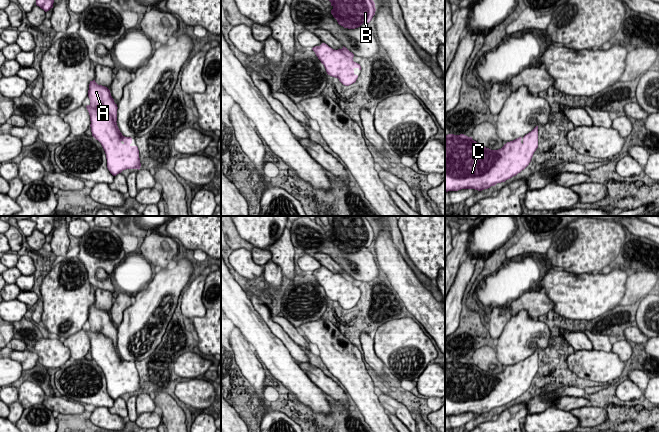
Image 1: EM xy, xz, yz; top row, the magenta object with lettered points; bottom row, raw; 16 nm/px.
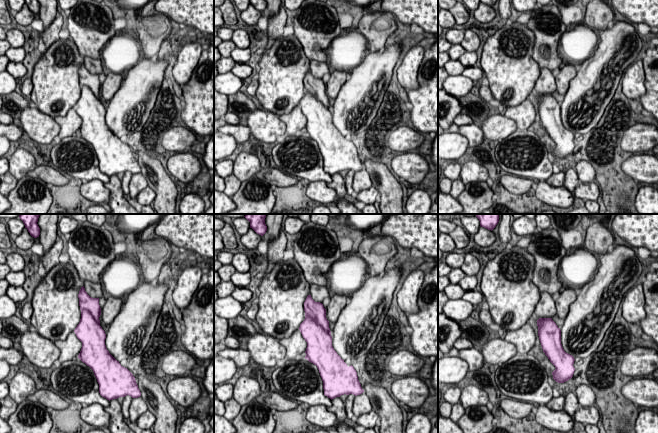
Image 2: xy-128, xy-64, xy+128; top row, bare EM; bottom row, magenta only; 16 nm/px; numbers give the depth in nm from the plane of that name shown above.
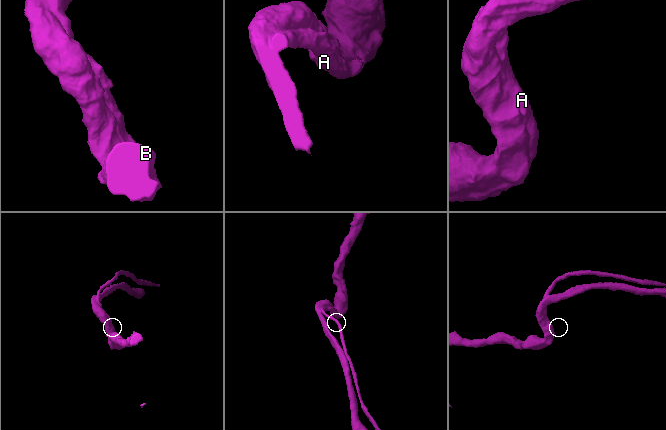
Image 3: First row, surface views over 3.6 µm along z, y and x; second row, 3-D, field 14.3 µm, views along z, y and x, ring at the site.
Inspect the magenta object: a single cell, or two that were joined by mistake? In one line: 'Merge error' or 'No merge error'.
No merge error

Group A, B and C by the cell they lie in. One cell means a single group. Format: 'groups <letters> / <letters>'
groups A B C

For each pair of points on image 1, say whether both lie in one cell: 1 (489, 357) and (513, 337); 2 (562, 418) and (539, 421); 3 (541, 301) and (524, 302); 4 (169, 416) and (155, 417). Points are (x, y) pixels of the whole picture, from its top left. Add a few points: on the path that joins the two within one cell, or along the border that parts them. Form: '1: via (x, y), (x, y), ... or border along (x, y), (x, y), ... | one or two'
1: border along (495, 351), (496, 358), (502, 365) | two
2: via (556, 421), (545, 421) | one
3: via (537, 301), (528, 301) | one
4: border along (157, 409), (163, 419) | two

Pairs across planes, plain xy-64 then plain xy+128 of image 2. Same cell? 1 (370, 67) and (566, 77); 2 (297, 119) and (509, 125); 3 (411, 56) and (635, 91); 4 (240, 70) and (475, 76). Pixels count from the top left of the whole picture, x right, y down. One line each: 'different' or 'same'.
1: different
2: different
3: same
4: same

